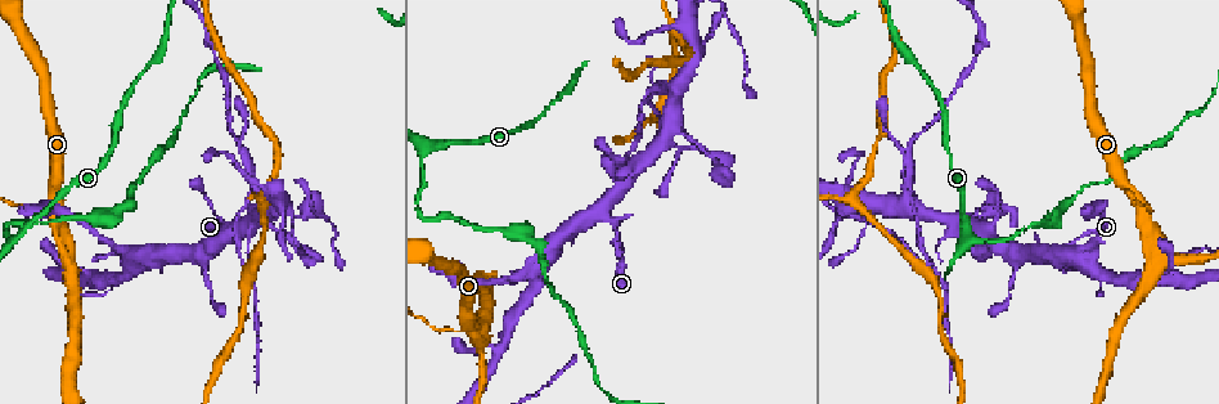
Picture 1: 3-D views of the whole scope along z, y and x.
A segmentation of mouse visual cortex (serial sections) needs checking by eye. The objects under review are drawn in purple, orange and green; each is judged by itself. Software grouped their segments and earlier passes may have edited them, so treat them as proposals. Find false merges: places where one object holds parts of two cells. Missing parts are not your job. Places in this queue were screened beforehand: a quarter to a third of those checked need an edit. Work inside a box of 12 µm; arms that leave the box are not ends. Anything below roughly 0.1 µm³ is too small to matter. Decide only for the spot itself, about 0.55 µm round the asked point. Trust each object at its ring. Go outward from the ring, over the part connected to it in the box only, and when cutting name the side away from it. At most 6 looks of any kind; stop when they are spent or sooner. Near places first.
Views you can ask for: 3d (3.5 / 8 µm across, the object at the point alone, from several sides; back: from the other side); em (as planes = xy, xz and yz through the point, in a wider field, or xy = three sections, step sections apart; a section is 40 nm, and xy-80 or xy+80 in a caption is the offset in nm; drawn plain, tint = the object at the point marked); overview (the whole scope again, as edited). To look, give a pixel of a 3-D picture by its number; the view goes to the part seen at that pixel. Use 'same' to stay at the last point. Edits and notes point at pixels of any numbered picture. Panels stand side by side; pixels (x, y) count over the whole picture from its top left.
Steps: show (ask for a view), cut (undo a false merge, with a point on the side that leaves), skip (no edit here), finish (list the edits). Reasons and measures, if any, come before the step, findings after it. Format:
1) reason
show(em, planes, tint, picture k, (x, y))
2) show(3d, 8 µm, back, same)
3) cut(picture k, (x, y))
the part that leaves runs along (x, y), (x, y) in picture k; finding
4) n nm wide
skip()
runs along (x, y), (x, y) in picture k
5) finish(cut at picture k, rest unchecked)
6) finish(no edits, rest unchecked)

three-way junction
show(3d, 3.5 µm, picture 1, (907, 207))

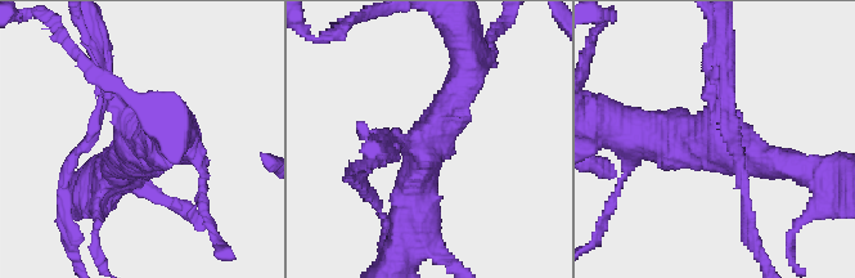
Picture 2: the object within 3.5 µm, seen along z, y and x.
now the EM
show(em, xy, step 3, plain, picture 2, (133, 140))

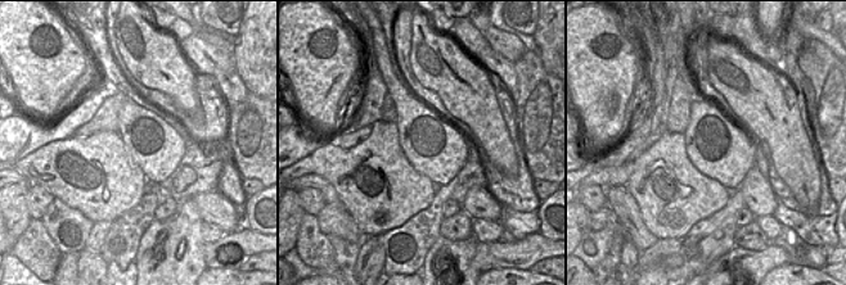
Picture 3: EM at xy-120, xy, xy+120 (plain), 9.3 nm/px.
show(em, xy, step 3, tint, same)

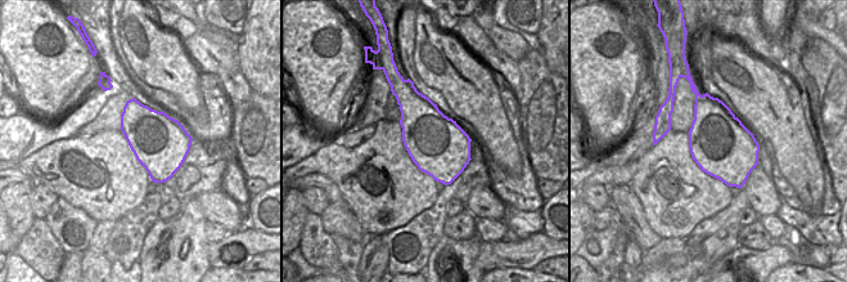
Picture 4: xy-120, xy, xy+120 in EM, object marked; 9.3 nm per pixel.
cut(picture 2, (711, 68))
border along (418, 92), (399, 104) in picture 4; a second cell is stuck on

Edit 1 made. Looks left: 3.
sharp bend
show(3d, 3.5 µm, picture 1, (470, 323))

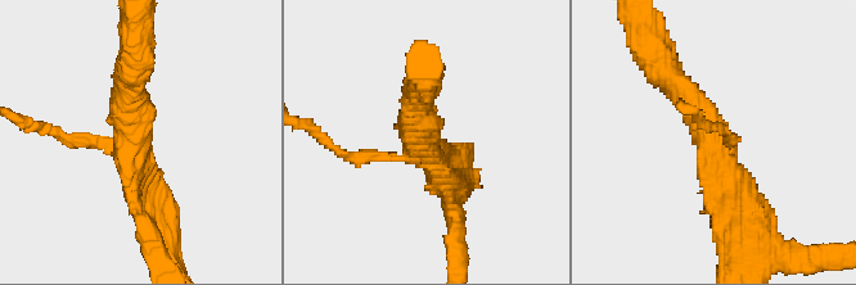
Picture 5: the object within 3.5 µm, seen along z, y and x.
show(em, planes, tint, picture 5, (136, 148))

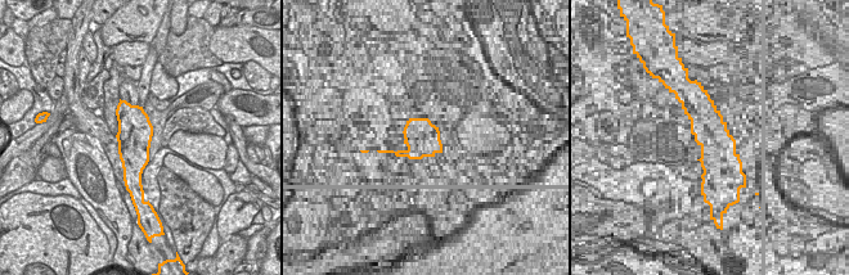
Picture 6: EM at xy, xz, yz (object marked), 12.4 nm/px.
440 nm wide
cut(picture 5, (351, 157))
the part that leaves runs along (402, 157), (342, 157), (319, 138) in picture 5; two cells meet here

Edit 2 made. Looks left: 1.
finish(cut at picture 2, cut at picture 5, rest unchecked)

